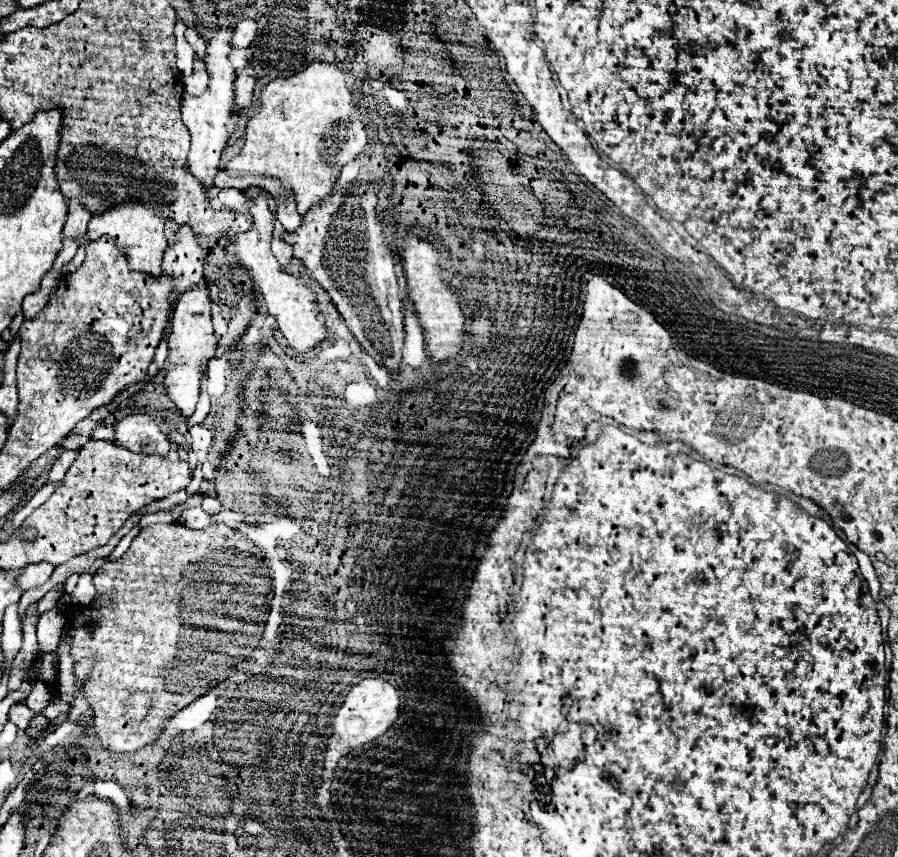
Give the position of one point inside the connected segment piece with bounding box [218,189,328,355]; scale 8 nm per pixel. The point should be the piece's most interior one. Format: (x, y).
(288, 299)

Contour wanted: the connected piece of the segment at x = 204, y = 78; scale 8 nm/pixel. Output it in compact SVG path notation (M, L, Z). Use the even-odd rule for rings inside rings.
M196 69L194 75L184 79L184 91L190 95L202 95L208 83L208 73L204 69Z

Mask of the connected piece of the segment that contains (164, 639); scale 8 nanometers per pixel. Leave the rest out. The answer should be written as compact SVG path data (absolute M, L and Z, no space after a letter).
M172 523L172 525L156 525L156 547L152 547L152 525L148 525L138 533L130 549L120 559L104 563L94 573L96 595L110 595L110 603L106 605L90 603L88 607L80 607L80 613L84 615L84 623L80 627L72 625L74 605L62 609L66 617L64 635L72 639L70 653L74 663L78 663L84 657L94 659L94 667L86 677L84 689L92 709L96 711L98 737L106 745L110 745L116 753L138 751L154 743L166 729L166 721L200 697L200 691L192 691L192 687L180 687L188 671L184 671L184 667L178 667L180 663L172 663L172 659L180 659L180 623L184 623L180 615L184 615L184 583L148 583L148 581L152 581L152 571L176 571L176 575L184 575L184 571L188 571L188 563L204 563L204 559L212 559L212 555L220 555L220 559L224 559L224 555L236 555L236 559L244 559L244 555L248 555L248 559L258 559L260 545L256 545L246 535L240 535L222 523L210 525L200 531L188 529L182 523Z

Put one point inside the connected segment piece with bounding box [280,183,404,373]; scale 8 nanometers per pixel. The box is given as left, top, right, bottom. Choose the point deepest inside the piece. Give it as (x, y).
(356, 269)

